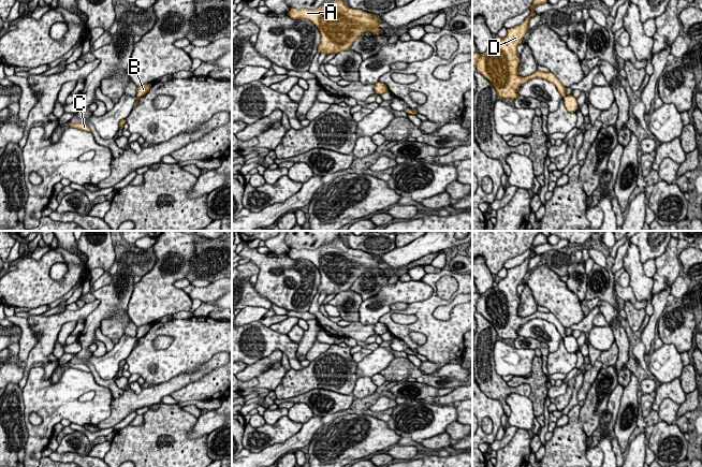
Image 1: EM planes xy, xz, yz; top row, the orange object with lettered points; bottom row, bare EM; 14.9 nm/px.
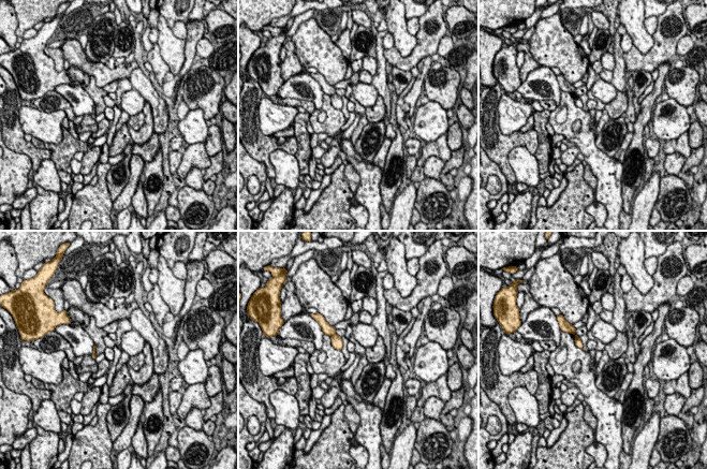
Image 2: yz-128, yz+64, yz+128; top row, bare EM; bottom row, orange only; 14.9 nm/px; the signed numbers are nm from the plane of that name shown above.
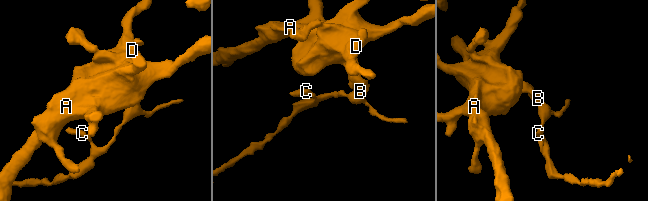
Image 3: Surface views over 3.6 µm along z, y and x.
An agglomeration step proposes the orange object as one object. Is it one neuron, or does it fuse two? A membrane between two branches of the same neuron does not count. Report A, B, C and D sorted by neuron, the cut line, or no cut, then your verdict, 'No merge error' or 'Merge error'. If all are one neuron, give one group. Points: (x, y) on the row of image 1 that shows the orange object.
Groups: A B D / C. Split along yz (566, 96), (564, 98). Merge error

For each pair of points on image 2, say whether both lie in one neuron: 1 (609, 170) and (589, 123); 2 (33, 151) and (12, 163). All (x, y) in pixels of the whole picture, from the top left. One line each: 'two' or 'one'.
1: one
2: two

